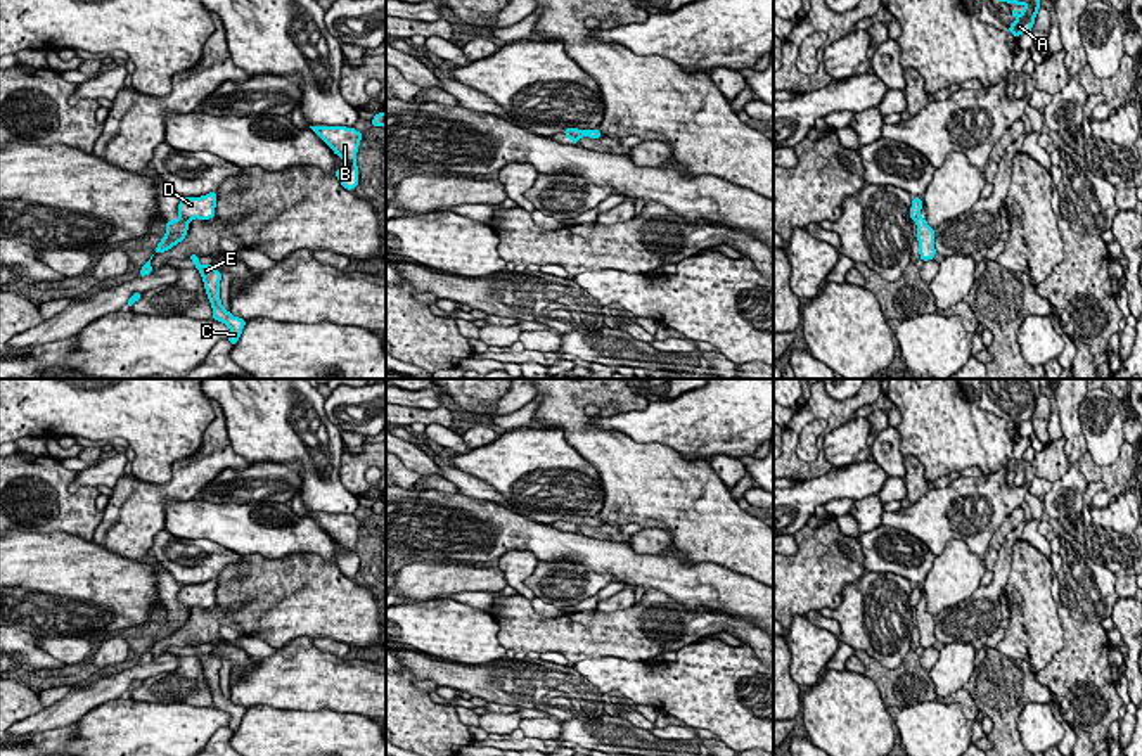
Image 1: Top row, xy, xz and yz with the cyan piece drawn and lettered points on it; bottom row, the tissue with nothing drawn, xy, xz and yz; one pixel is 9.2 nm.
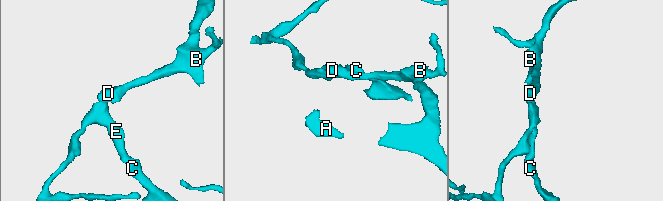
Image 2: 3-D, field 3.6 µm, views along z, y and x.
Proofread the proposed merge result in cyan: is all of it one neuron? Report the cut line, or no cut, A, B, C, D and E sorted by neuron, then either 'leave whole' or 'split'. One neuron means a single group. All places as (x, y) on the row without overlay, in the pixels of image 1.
xy (180, 602), (189, 608) | A B D / C E | split

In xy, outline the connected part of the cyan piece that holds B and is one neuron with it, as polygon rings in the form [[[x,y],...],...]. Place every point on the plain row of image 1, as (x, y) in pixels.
[[[310,514],[346,552],[336,559],[337,567],[348,578],[358,573],[356,540],[362,521],[346,514]]]

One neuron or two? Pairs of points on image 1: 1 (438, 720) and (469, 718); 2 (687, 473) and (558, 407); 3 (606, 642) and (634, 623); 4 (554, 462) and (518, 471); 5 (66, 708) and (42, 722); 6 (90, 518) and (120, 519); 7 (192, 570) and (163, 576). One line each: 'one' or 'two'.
1: two
2: one
3: one
4: one
5: one
6: two
7: two

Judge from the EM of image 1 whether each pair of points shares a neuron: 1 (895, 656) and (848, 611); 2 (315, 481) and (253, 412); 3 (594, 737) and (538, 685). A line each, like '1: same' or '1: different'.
1: same
2: same
3: different

